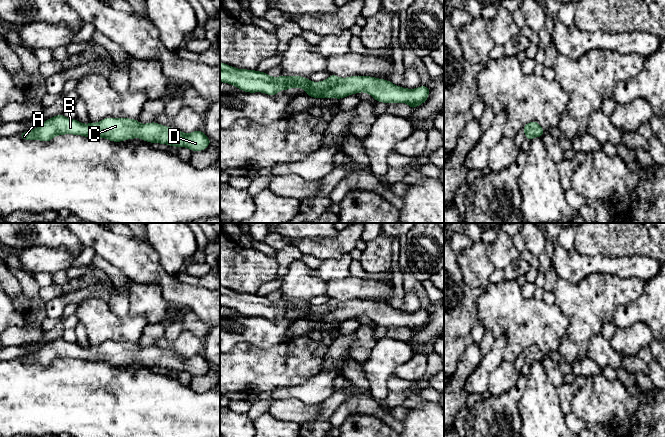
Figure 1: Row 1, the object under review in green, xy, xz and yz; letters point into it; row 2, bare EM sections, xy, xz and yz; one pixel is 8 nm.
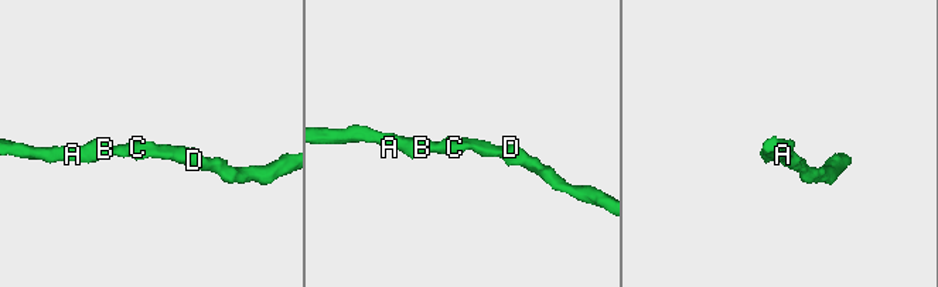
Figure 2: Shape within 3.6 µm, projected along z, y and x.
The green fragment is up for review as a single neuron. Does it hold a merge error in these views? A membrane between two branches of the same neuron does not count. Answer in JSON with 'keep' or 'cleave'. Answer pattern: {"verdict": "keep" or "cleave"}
{"verdict": "keep"}

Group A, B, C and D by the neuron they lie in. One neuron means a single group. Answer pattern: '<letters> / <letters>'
A B C D

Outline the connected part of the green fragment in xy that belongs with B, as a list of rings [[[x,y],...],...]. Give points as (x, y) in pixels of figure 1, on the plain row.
[[[62,338],[44,345],[39,351],[19,357],[23,364],[51,365],[57,359],[81,359],[90,362],[106,362],[112,366],[141,362],[145,366],[166,368],[174,371],[187,371],[192,376],[205,374],[212,365],[196,354],[183,357],[177,353],[156,346],[140,348],[137,343],[107,341],[98,347],[83,348]]]

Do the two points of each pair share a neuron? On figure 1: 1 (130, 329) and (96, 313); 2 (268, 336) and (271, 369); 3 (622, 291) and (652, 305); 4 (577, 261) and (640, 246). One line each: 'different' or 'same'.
1: same
2: different
3: different
4: different

